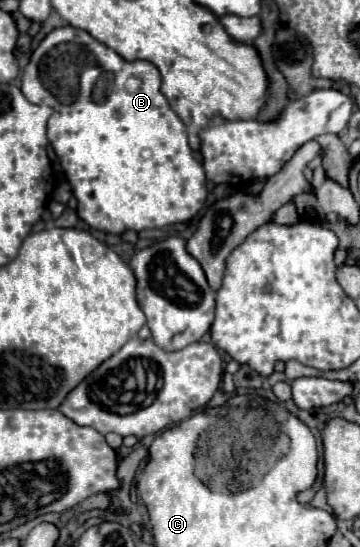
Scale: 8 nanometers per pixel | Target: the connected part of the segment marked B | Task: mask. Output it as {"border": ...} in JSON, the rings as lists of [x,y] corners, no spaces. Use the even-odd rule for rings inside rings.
{"border":[[[63,26],[57,30],[61,32],[61,38],[53,42],[55,46],[51,48],[57,48],[53,52],[57,52],[61,60],[55,62],[55,70],[51,60],[47,60],[47,64],[43,60],[43,72],[39,64],[27,66],[23,70],[21,90],[27,100],[53,108],[53,116],[47,124],[47,136],[55,154],[59,156],[73,196],[79,202],[77,216],[91,230],[101,230],[107,234],[123,234],[127,230],[141,232],[147,228],[163,228],[195,218],[205,206],[209,186],[203,166],[195,160],[195,154],[187,142],[185,124],[171,110],[167,98],[161,92],[161,74],[157,66],[141,60],[125,62],[115,50],[95,40],[85,30],[73,26]],[[87,68],[97,72],[97,80],[91,84],[91,88],[83,88],[79,82],[81,72]]]}

